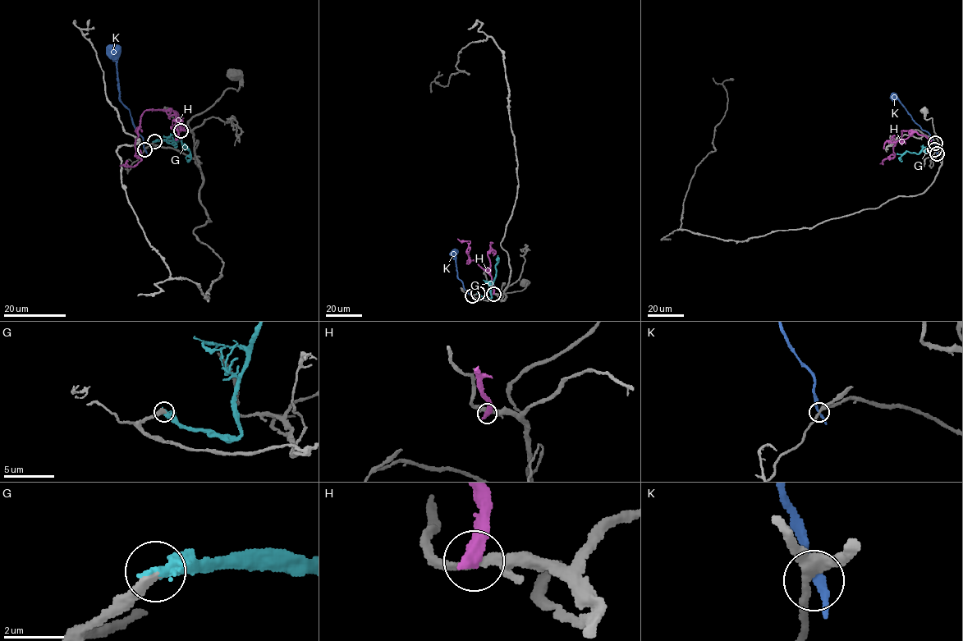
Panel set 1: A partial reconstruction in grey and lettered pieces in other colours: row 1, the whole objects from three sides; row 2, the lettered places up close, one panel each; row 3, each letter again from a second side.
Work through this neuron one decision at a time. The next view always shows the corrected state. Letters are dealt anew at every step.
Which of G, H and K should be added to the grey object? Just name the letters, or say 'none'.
none

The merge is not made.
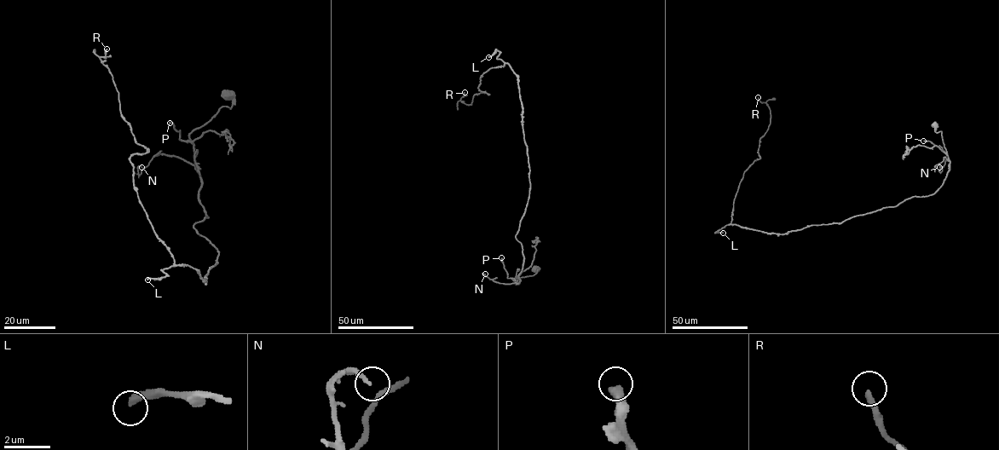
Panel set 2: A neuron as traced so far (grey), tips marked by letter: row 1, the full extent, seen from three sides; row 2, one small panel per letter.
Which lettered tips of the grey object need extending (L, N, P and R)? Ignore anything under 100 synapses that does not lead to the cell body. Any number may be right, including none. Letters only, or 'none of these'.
L

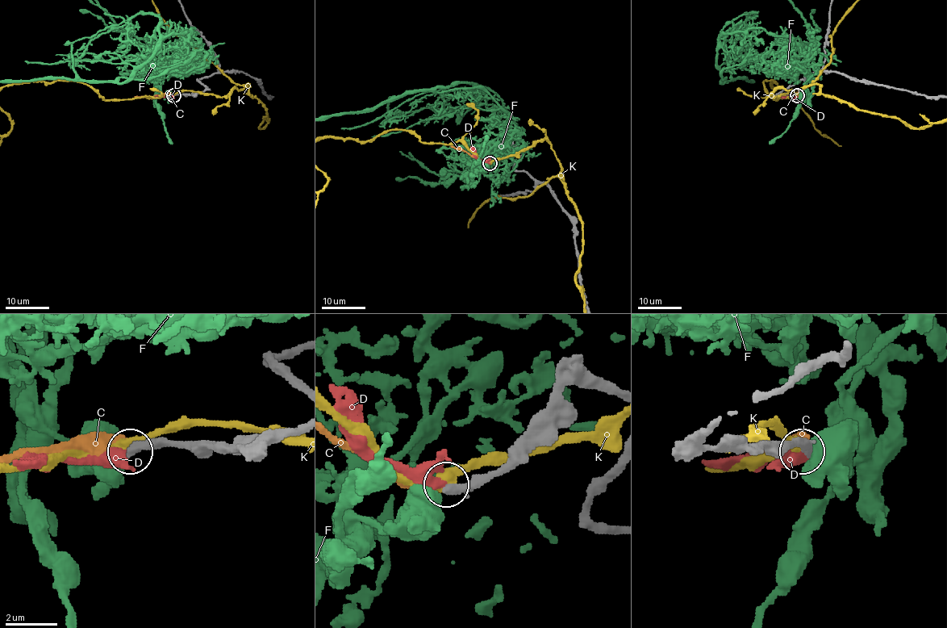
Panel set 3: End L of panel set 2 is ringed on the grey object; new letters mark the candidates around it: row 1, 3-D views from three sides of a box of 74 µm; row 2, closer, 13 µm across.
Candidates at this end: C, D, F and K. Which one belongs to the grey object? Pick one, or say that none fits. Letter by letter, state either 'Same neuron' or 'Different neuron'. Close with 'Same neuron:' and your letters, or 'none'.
C: Different neuron
D: Same neuron
F: Different neuron
K: Different neuron
Same neuron: D

